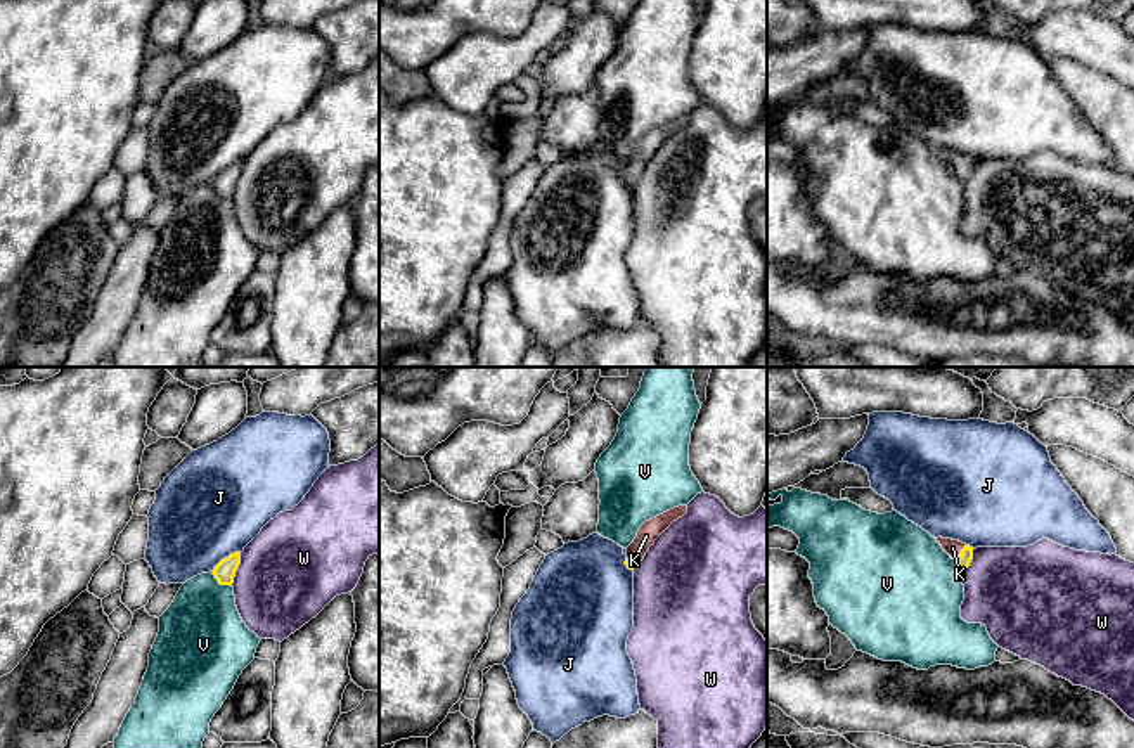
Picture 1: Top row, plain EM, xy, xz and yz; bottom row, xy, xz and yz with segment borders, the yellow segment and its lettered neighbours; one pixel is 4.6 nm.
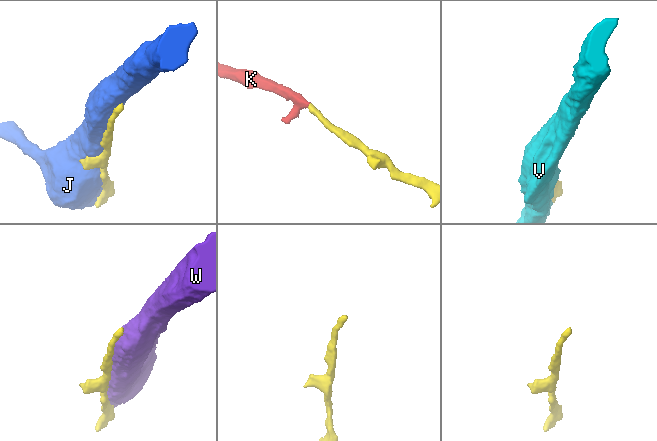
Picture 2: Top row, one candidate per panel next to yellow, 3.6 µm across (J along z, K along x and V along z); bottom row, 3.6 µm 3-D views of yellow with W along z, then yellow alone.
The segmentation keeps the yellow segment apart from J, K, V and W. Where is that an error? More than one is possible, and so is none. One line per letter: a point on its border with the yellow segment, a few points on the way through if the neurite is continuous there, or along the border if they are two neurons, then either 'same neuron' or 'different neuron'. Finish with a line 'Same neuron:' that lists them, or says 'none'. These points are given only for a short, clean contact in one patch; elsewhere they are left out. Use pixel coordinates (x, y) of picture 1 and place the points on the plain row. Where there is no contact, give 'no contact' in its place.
J: meets yellow in xy at (225, 170); different neuron
K: meets yellow in yz at (961, 165); runs through yz (965, 170), (961, 165), (953, 160); same neuron
V: meets yellow in xy at (220, 196); different neuron
W: meets yellow in xy at (238, 179); different neuron
Same neuron: K

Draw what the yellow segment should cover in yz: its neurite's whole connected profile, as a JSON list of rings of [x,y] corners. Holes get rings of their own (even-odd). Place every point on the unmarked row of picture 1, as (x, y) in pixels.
[[[938,149],[937,154],[957,175],[957,178],[963,184],[970,178],[970,175],[973,171],[973,159],[970,159],[959,152],[942,151],[942,149]]]

